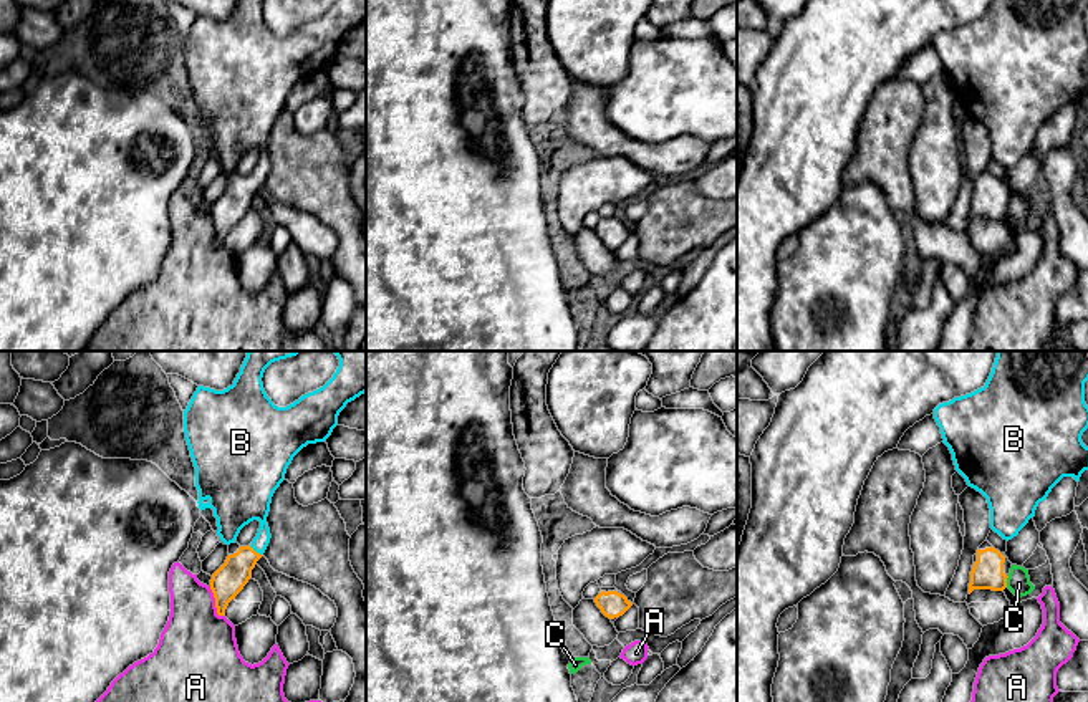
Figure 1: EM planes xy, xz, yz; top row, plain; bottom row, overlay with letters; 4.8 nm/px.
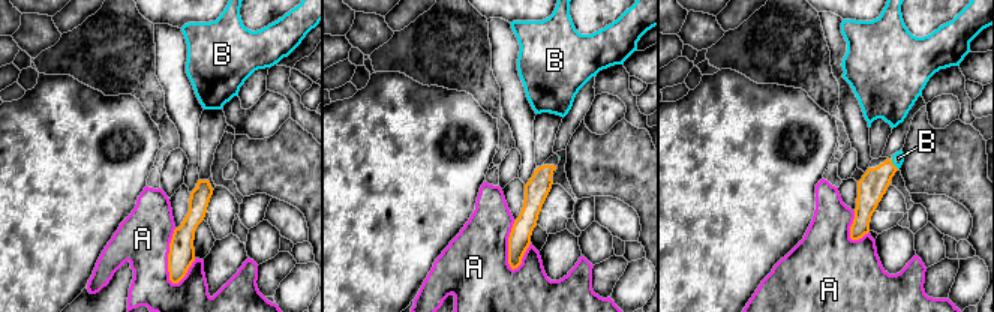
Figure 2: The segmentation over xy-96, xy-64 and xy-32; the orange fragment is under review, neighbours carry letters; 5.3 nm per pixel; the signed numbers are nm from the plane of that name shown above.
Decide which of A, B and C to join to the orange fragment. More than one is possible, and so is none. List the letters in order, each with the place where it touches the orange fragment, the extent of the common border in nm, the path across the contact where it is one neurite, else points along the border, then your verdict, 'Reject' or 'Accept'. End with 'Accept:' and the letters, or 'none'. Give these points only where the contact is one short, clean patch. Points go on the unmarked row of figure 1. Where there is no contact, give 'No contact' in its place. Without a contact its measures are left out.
A: Touches orange at xy (216, 232). Shared border 170 nm. Reject
B: Touches orange at xy (254, 179). Shared border 90 nm. Path across: xy (227, 211), (254, 179), (262, 149), (235, 131). Accept
C: Touches orange at yz (1006, 211). Shared border 60 nm. Reject
Accept: B

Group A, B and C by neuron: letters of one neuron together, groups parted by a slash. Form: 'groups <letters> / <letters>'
groups A / B / C

